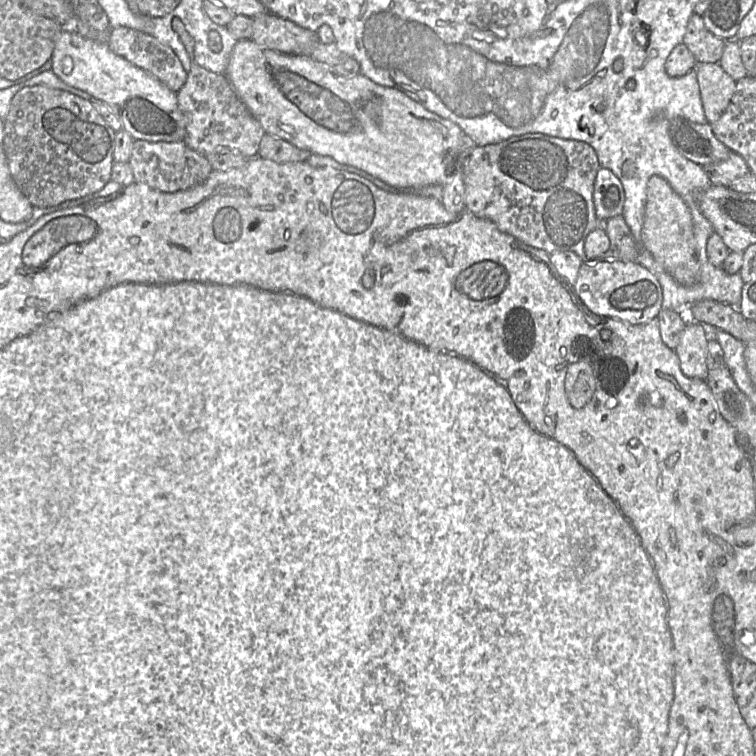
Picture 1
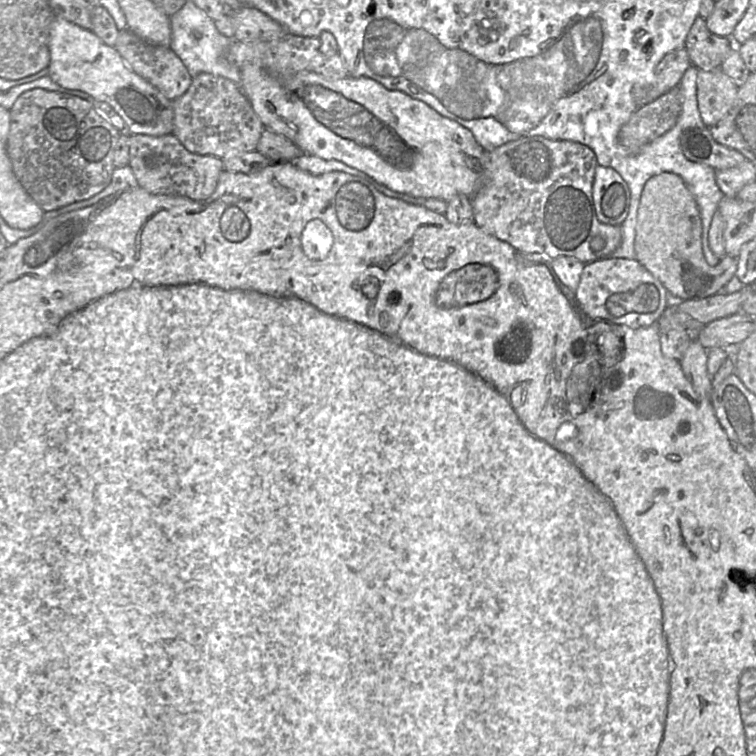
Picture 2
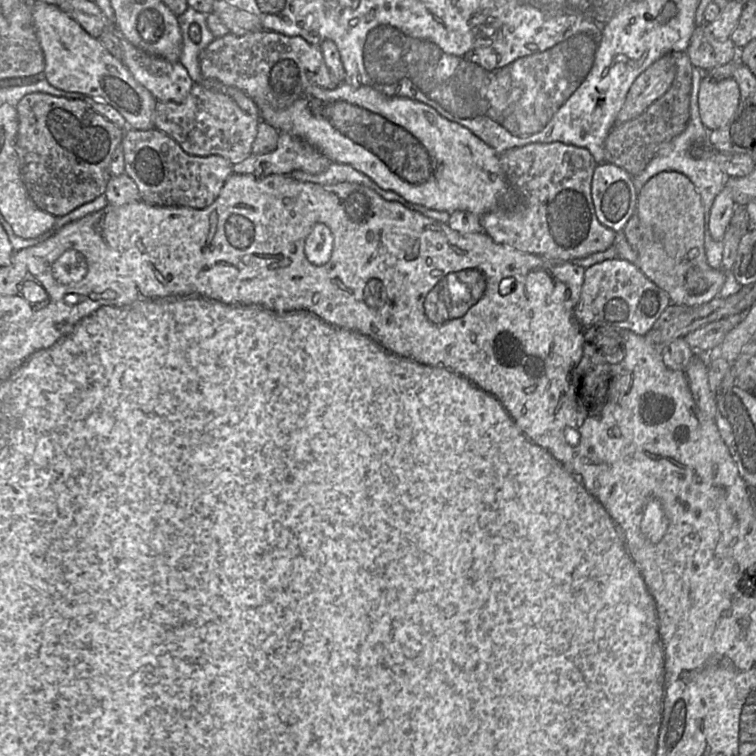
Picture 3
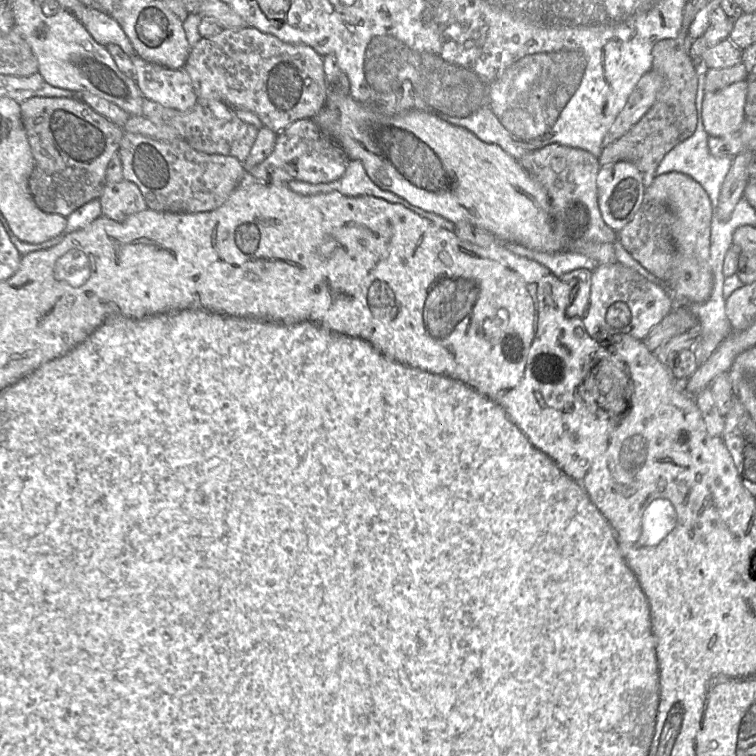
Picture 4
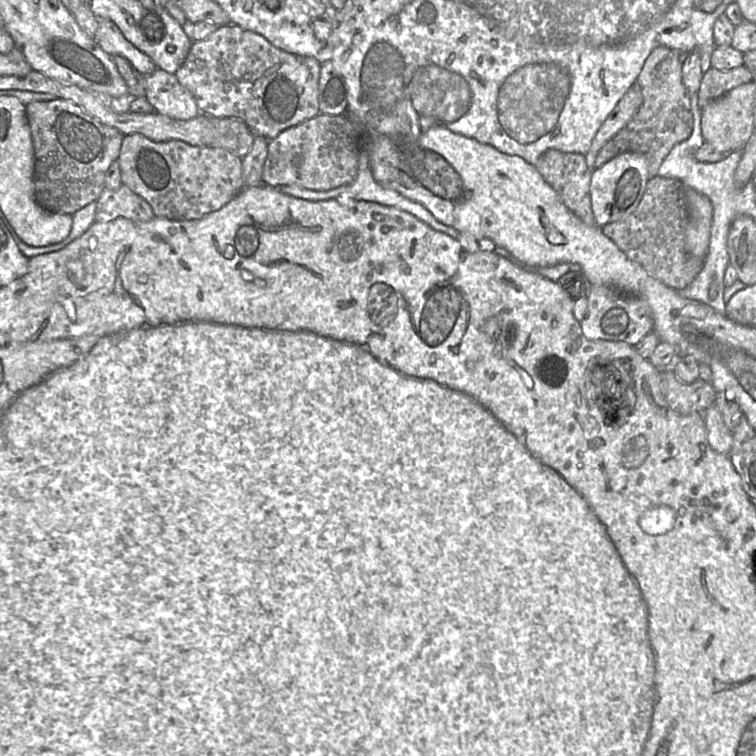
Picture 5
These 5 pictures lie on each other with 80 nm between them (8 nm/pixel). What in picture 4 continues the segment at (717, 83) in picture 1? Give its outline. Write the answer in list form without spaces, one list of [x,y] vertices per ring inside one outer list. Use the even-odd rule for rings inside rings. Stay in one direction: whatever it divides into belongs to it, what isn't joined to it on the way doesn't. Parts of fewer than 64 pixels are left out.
[[[748,81],[733,83],[717,92],[705,93],[702,121],[709,136],[724,137],[737,132],[743,125]]]

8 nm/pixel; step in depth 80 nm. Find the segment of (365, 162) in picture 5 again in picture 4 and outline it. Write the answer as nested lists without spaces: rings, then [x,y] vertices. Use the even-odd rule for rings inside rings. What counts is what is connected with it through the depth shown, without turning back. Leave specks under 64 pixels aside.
[[[349,160],[344,175],[329,183],[311,184],[301,181],[291,181],[286,185],[293,191],[301,195],[316,195],[330,192],[339,192],[348,197],[373,196],[383,199],[389,203],[398,203],[424,217],[439,227],[449,231],[455,230],[455,224],[433,212],[425,211],[412,205],[402,197],[391,191],[380,189],[368,176],[363,164],[359,160]]]

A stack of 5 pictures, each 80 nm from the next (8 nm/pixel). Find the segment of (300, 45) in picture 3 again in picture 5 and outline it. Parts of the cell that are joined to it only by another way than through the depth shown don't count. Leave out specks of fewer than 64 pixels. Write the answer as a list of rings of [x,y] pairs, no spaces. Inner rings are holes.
[[[228,24],[219,26],[206,39],[193,42],[187,58],[175,76],[193,95],[201,113],[216,118],[238,118],[255,136],[272,140],[284,130],[320,113],[318,100],[320,67],[321,63],[314,57],[286,52],[256,32]]]

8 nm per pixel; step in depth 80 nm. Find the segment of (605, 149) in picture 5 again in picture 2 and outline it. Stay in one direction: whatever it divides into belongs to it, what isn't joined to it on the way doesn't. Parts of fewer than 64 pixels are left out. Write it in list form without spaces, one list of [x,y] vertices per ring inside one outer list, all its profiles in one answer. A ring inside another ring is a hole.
[[[679,86],[674,87],[654,102],[638,108],[618,133],[618,143],[628,154],[639,153],[644,146],[661,137],[677,123],[682,110],[682,93]]]

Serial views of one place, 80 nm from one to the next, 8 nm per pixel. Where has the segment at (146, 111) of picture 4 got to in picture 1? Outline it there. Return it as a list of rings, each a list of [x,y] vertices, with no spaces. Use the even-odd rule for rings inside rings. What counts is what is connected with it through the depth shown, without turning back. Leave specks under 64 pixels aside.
[[[193,64],[185,84],[177,93],[177,101],[186,121],[183,142],[190,149],[206,156],[217,147],[227,147],[247,159],[258,156],[260,142],[266,132],[239,98],[225,74]]]

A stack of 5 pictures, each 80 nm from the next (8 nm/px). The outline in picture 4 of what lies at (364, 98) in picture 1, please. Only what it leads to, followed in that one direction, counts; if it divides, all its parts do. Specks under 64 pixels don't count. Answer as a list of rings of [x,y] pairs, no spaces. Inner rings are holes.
[[[350,95],[338,106],[325,105],[312,118],[334,139],[350,160],[359,160],[370,179],[383,190],[391,191],[414,206],[433,212],[451,222],[469,222],[493,234],[499,242],[510,242],[528,249],[557,253],[570,250],[593,260],[597,266],[617,262],[613,243],[569,241],[554,229],[552,210],[543,187],[500,146],[486,143],[469,130],[453,125],[425,111],[409,111],[387,116],[356,101]]]

